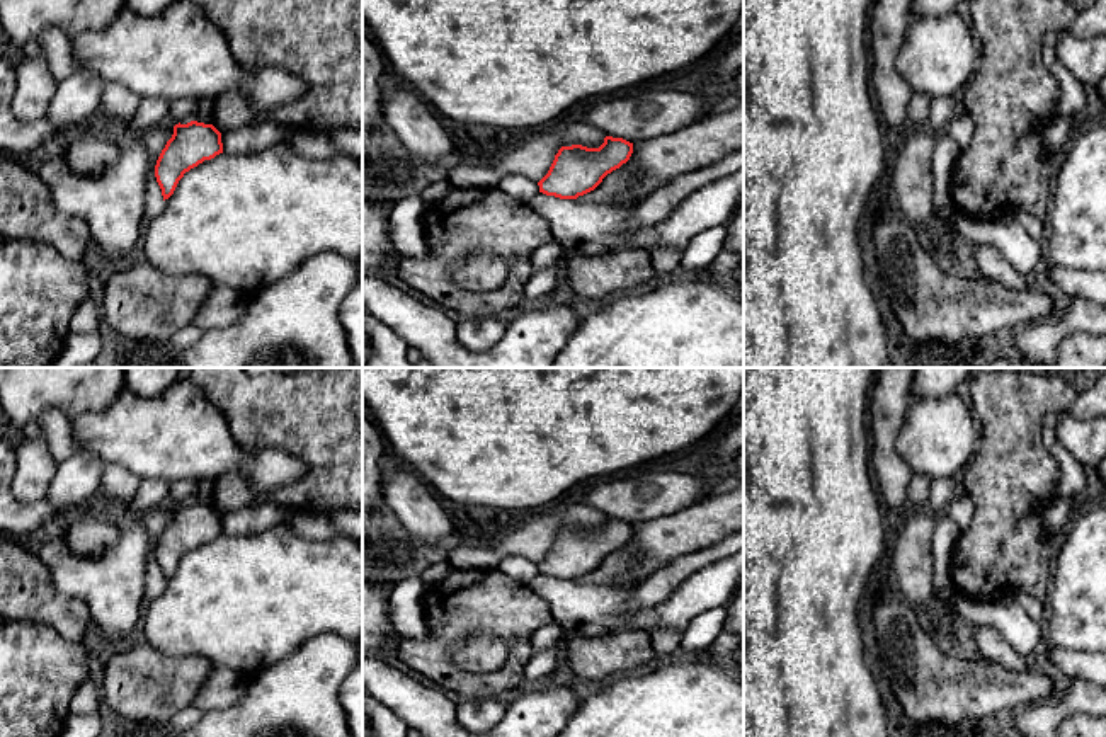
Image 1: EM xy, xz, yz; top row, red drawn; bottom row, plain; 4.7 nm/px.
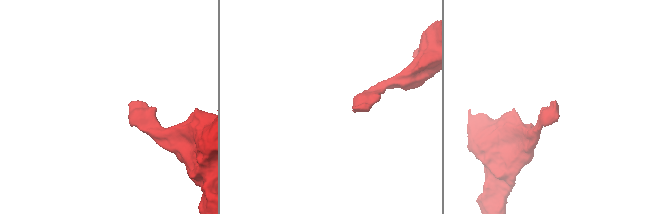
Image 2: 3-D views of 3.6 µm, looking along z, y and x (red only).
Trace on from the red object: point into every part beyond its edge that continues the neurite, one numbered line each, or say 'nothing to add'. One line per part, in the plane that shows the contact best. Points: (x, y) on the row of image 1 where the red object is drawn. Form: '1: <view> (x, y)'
nothing to add

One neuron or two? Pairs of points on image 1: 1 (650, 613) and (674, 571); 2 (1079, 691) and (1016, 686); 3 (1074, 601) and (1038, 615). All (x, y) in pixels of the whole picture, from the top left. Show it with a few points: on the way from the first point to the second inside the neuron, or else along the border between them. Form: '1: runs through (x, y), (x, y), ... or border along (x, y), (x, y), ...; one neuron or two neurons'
1: border along (686, 579), (661, 601), (635, 611); two neurons
2: border along (1050, 695), (1014, 712); two neurons
3: border along (1047, 605), (1047, 618), (1042, 625); two neurons

